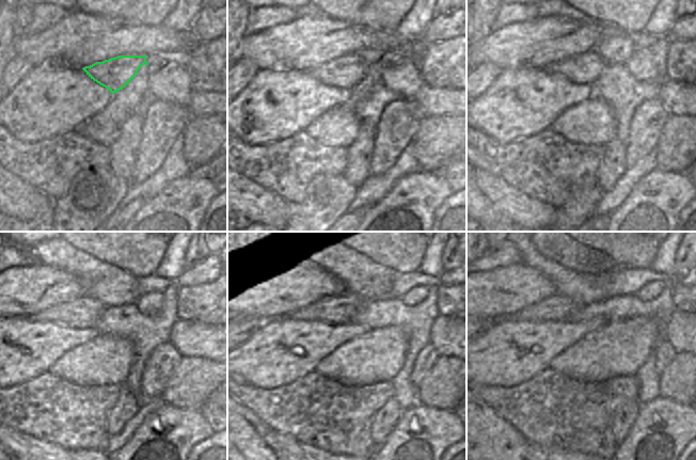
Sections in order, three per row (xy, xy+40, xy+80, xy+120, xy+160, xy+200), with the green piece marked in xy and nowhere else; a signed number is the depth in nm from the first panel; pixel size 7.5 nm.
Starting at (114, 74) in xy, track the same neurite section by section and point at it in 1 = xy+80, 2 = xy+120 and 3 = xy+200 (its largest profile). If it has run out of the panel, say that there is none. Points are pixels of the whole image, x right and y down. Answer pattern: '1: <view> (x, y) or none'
1: xy+80 (584, 69)
2: xy+120 (88, 307)
3: xy+200 (555, 307)

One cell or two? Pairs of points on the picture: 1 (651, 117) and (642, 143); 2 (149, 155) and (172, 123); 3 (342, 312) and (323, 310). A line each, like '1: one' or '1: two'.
1: one
2: one
3: one

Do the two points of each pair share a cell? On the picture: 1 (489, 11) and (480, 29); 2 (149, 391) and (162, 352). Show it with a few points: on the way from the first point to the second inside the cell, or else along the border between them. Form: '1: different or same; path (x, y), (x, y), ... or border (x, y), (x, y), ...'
1: same; path (485, 15), (481, 18), (480, 25)
2: same; path (155, 381), (161, 367), (161, 362)

